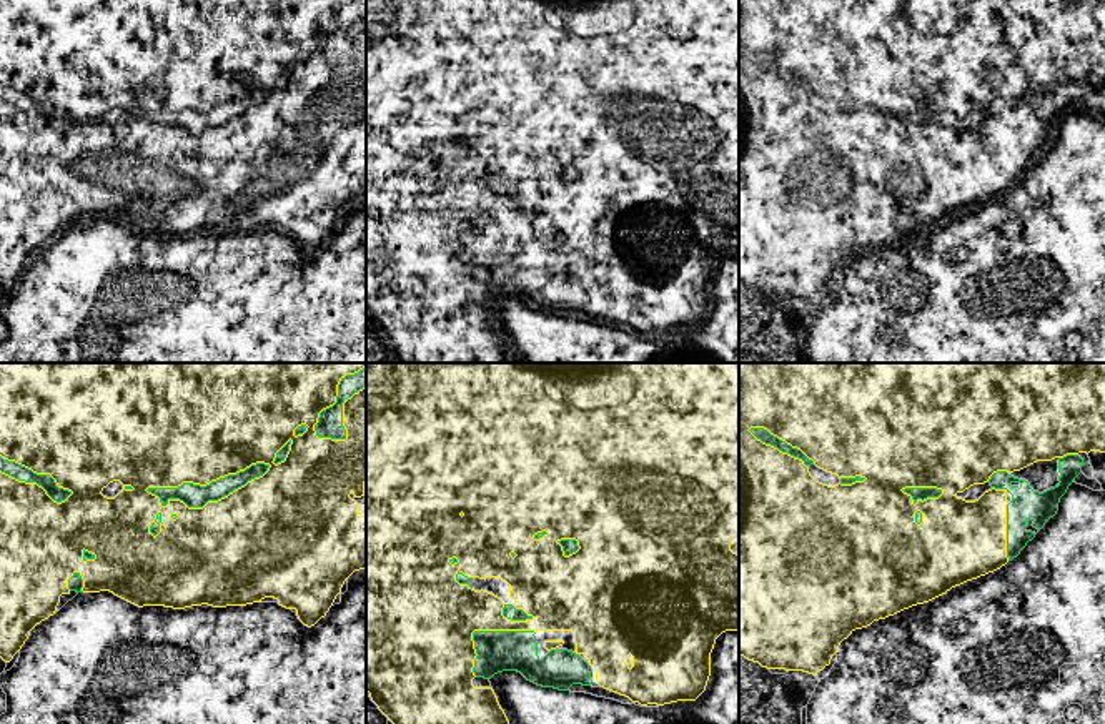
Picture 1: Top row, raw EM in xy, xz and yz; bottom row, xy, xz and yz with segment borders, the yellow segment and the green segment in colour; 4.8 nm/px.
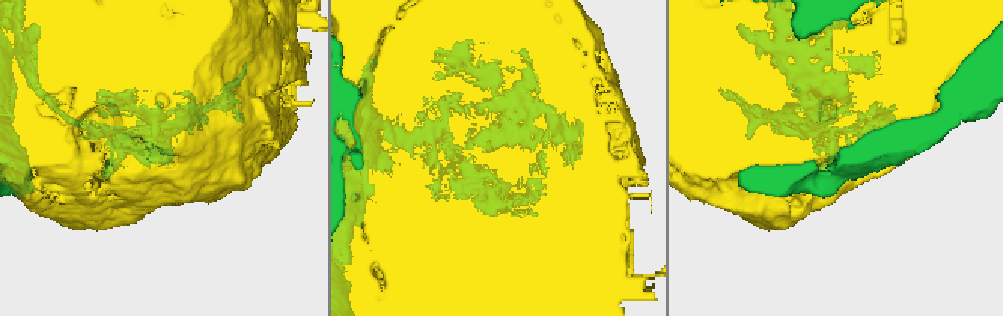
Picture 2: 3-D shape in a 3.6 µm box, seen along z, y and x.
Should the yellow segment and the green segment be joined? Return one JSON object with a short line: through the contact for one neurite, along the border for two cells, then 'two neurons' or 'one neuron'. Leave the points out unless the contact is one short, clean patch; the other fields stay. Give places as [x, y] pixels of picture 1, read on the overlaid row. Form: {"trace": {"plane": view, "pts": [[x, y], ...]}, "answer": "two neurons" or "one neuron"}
{"answer": "two neurons"}

